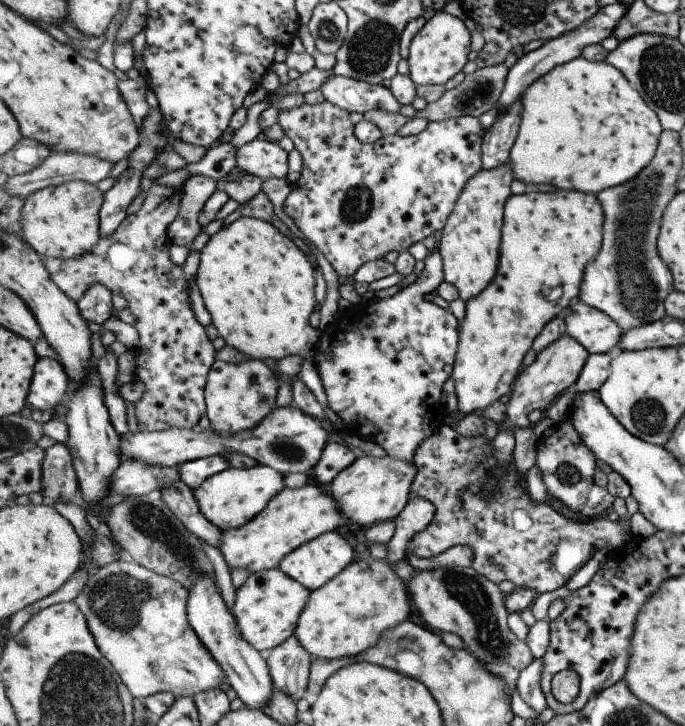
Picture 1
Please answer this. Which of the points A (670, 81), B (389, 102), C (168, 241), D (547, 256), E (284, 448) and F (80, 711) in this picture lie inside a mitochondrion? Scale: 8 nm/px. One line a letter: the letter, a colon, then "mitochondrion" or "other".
A: mitochondrion
B: other
C: other
D: other
E: mitochondrion
F: mitochondrion

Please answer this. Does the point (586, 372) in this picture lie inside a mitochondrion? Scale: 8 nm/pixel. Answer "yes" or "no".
no

